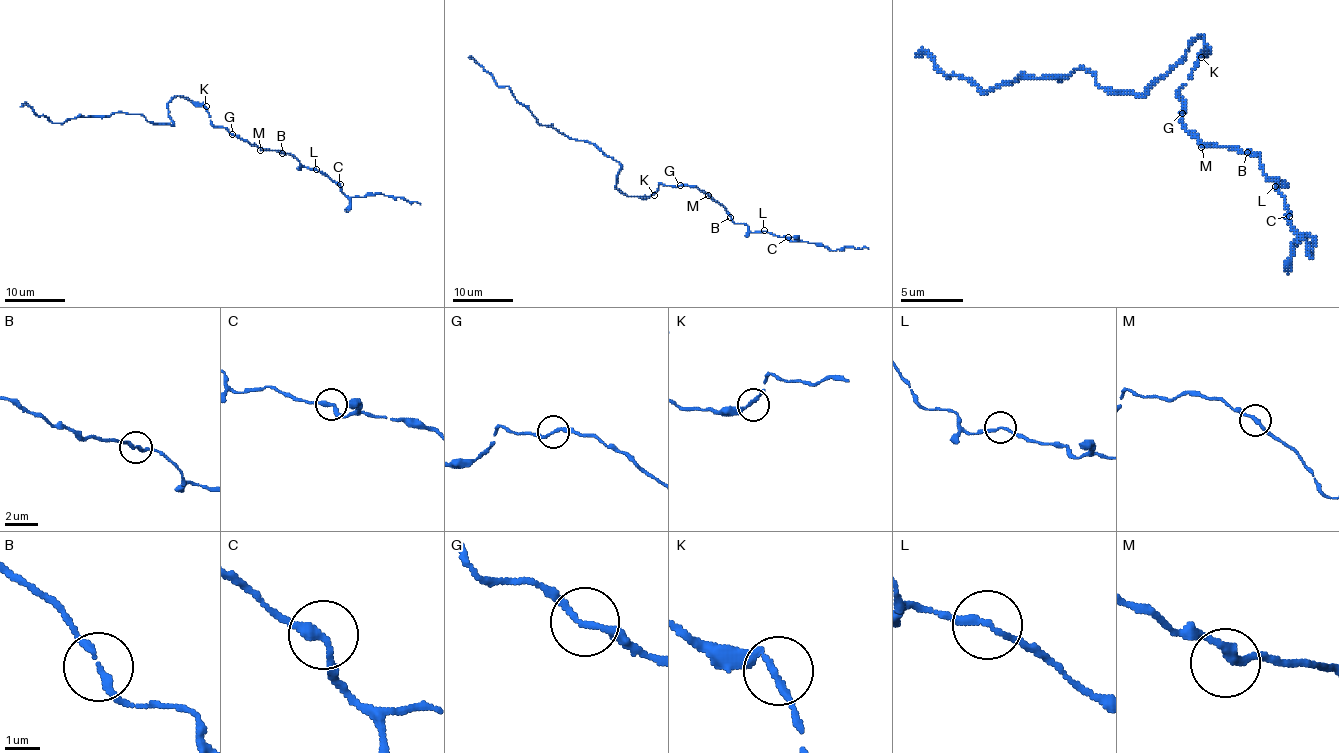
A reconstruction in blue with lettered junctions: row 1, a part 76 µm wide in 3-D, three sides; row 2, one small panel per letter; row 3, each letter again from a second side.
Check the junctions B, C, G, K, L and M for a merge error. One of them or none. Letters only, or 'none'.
none

